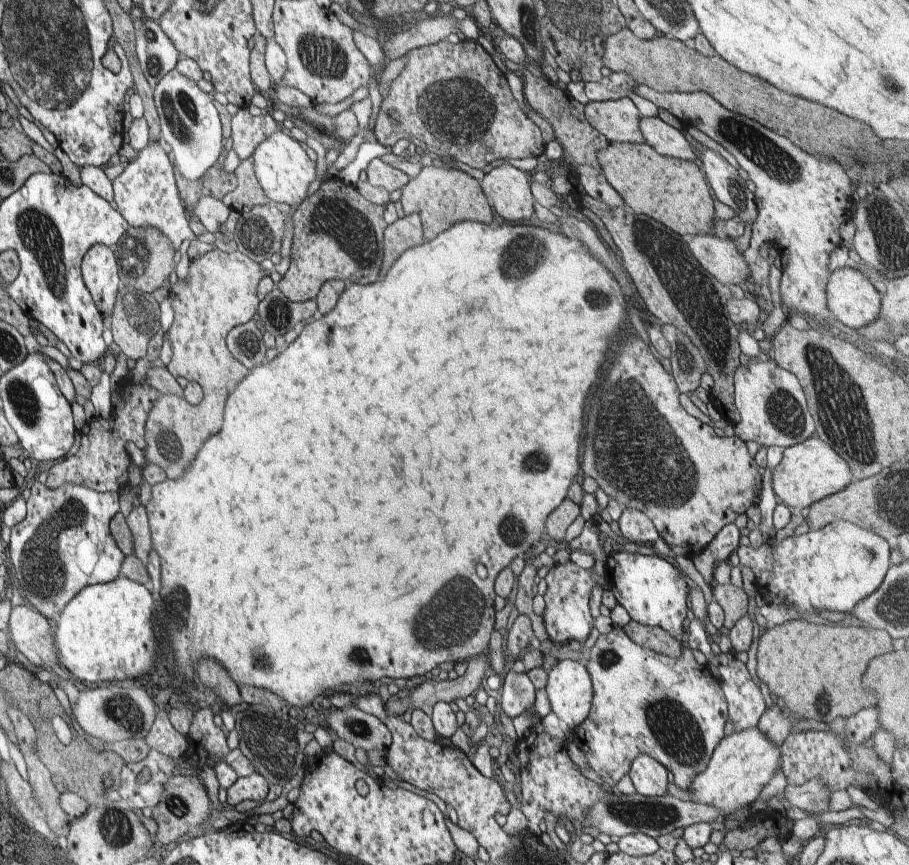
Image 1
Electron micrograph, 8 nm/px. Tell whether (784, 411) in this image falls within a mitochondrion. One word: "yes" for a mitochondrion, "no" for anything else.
yes

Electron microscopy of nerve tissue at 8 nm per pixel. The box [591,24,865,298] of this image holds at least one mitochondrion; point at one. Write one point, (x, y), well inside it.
(765, 154)

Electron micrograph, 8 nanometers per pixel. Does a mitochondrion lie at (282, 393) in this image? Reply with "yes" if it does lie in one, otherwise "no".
no

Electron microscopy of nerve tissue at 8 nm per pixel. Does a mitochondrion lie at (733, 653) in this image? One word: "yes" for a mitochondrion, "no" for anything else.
no

